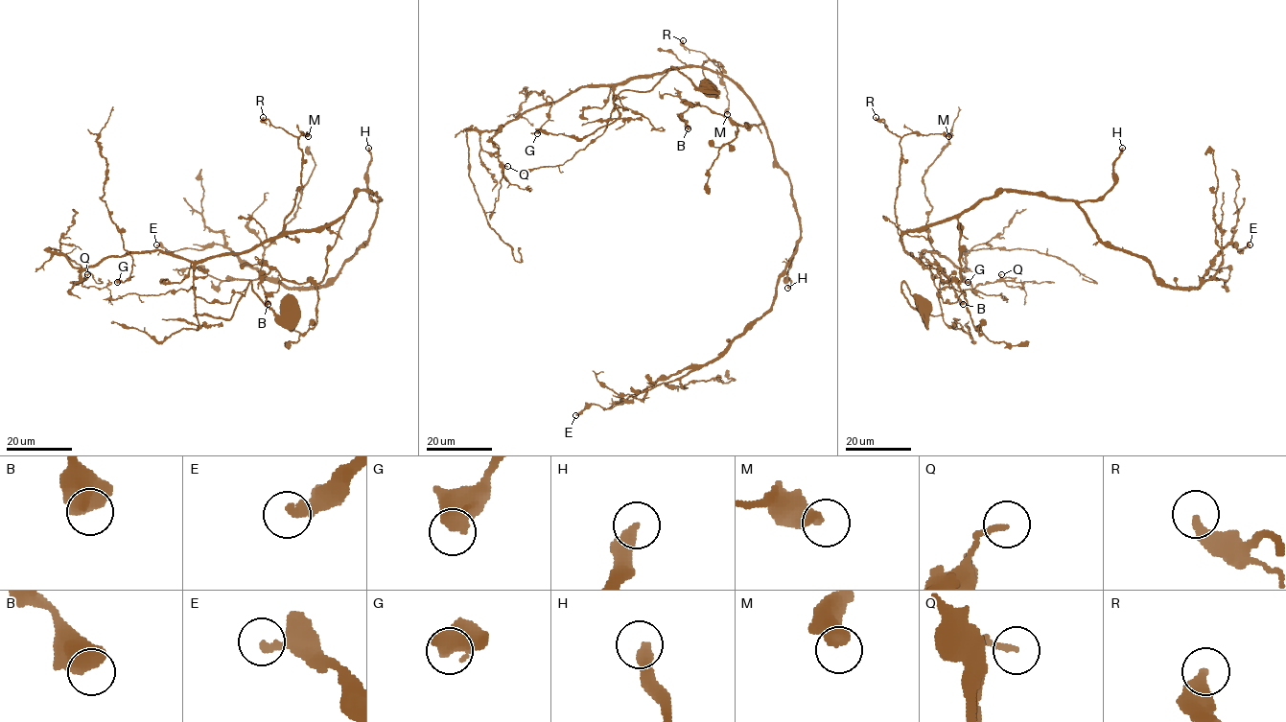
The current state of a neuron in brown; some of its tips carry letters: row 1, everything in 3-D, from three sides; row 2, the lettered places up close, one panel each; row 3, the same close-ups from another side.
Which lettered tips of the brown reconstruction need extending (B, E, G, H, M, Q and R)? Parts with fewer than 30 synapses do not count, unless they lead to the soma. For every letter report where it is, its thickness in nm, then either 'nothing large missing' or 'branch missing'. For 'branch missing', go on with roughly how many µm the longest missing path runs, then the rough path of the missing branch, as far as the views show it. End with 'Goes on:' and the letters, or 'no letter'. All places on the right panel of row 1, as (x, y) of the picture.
B: place (963, 304); calibre 750 nm; nothing large missing
E: place (1250, 244); calibre 280 nm; nothing large missing
G: place (968, 282); calibre 400 nm; nothing large missing
H: place (1122, 148); calibre 380 nm; branch missing; missing 60 µm
M: place (948, 136); calibre 480 nm; nothing large missing
Q: place (1001, 274); calibre 160 nm; nothing large missing
R: place (876, 117); calibre 320 nm; nothing large missing
Goes on: H

